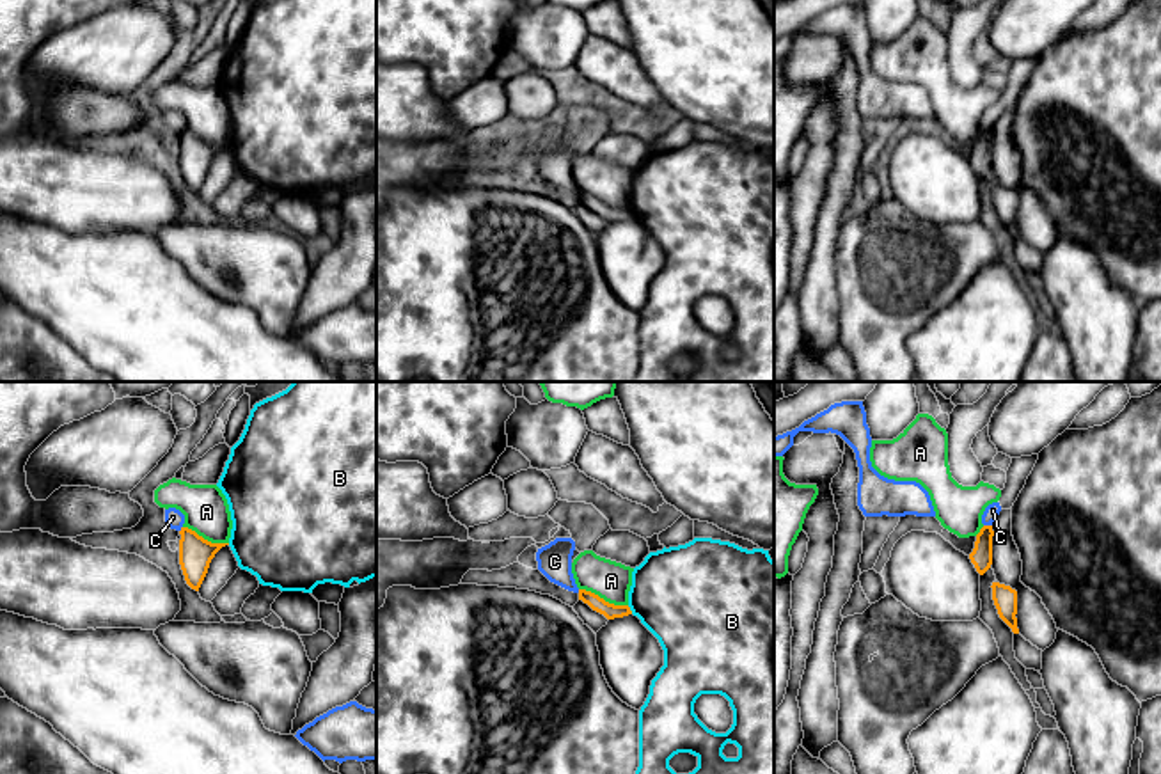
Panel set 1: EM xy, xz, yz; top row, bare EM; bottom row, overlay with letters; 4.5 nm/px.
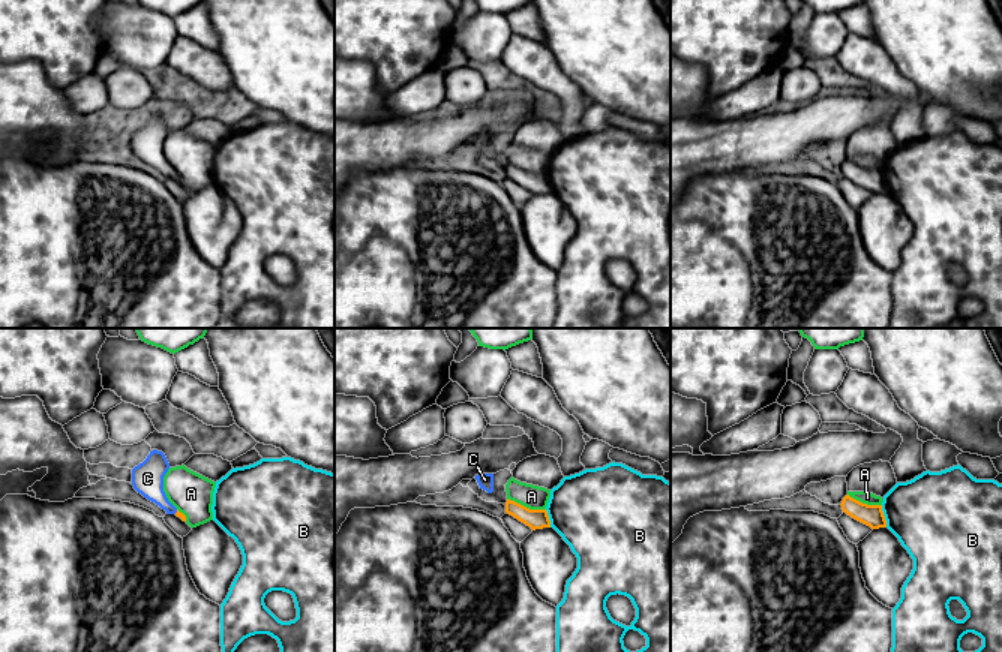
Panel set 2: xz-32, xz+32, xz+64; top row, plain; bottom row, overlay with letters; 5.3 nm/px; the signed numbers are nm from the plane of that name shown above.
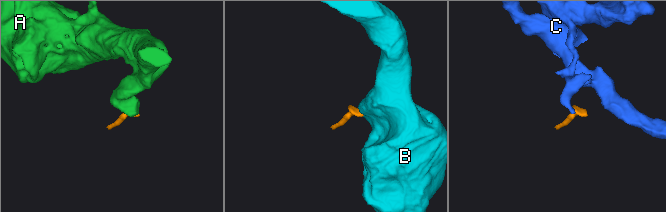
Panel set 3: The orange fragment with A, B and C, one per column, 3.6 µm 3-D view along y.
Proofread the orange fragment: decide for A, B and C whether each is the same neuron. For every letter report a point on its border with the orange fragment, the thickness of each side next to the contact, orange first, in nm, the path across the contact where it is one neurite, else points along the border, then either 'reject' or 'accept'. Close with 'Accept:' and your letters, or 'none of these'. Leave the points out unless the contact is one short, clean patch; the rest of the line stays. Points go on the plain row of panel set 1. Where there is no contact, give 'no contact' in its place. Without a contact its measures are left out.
A: contact xz (602, 201); calibres 70 and 180 nm; border xz (579, 190), (590, 192), (609, 205), (627, 208); reject
B: contact xz (629, 212); calibres 70 and 440 nm; border xz (627, 208), (632, 215); reject
C: contact yz (987, 128); calibres 100 and 70 nm; border yz (984, 126), (991, 128); reject
Accept: none of these

